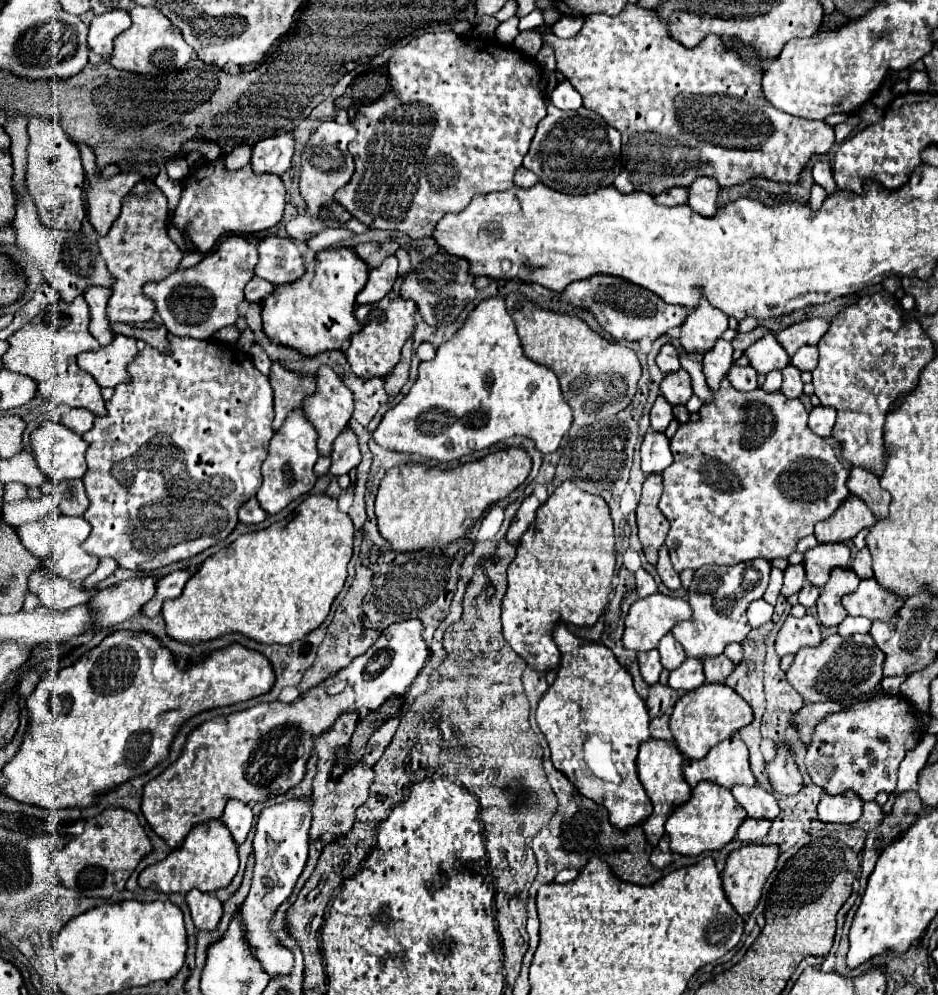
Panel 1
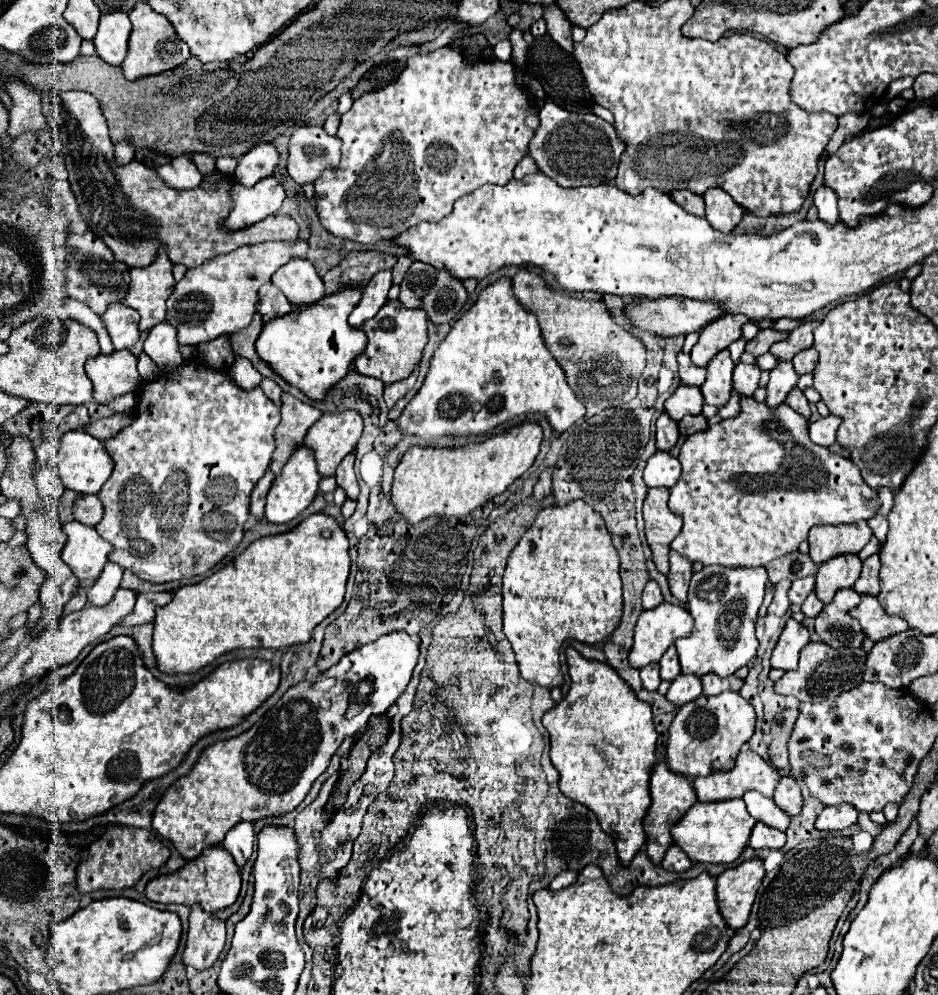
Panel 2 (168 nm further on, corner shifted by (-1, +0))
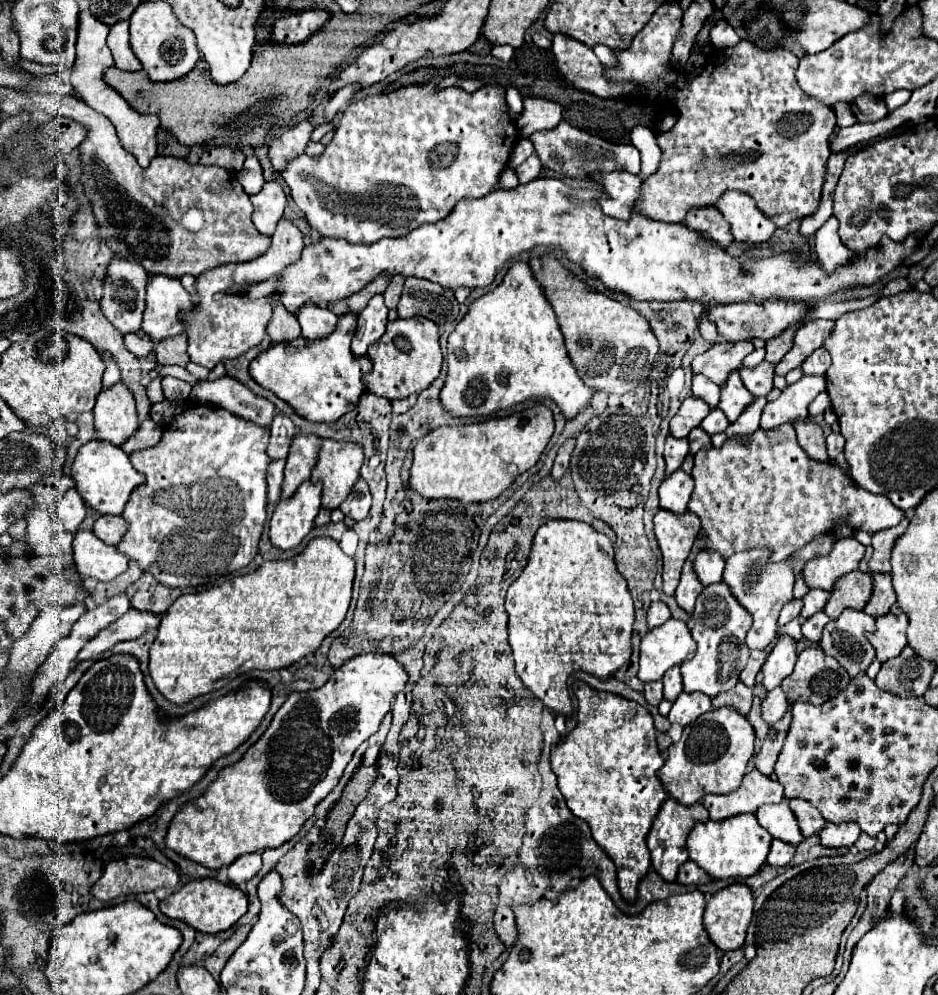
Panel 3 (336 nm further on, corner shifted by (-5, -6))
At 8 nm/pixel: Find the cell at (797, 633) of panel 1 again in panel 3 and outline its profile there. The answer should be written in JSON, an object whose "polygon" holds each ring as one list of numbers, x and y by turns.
{"polygon":[[780,636,780,640,776,642,774,650,770,652,770,656,762,666,764,688,772,690,780,686,782,680,792,674,796,658,798,658,798,640,794,640,792,636]]}

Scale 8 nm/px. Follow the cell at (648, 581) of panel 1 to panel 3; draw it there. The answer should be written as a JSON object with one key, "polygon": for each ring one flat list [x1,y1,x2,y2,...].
{"polygon":[[658,600,658,602,650,604,650,608,648,608,648,626,650,628,656,628,656,626,664,624,668,618,670,618,670,610,664,602]]}

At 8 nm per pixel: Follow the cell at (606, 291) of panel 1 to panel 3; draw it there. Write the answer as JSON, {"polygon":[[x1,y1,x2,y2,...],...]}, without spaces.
{"polygon":[[738,302,738,304,724,304,724,306,714,306,708,312,708,320,716,324,716,330,724,342,738,342,738,340,750,340,754,336,758,338,774,338,782,330,790,328,792,324,800,324,806,314,806,306,798,302]]}

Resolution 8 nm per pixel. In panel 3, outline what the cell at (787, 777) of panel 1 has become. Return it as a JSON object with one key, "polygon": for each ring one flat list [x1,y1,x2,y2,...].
{"polygon":[[792,798,792,802,788,802,788,806,796,814,796,820,798,820,804,836,812,836,826,826,824,818,820,818,820,812,810,802,804,802,802,798]]}

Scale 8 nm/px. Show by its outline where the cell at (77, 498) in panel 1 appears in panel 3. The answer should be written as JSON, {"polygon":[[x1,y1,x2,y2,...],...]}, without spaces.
{"polygon":[[100,516,98,520,94,520,92,532,102,538,106,544,116,546,120,542,120,538,126,532,126,522,120,516]]}

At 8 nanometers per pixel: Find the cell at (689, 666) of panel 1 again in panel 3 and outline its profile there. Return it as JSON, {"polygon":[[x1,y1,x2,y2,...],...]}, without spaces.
{"polygon":[[682,692,676,702,672,702,672,710,668,714,670,722,678,722,682,726,696,720,700,714,710,710,710,698,706,694,688,694]]}

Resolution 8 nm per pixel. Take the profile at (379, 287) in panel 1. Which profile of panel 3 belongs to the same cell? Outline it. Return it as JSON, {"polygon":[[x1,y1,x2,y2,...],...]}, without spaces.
{"polygon":[[376,294,368,302,368,306,358,314,358,328,352,338,352,352,354,356,362,356,368,352,372,342,378,342,386,330,388,322,388,308,384,304,384,296]]}

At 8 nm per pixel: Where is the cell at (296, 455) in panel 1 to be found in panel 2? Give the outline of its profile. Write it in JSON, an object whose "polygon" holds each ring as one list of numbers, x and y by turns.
{"polygon":[[300,446,300,450,296,450,288,464,284,466,282,474,274,480,268,498,266,498,266,512,264,518,272,524,288,524,290,520,294,520,304,508,310,506,310,502,314,500,316,492,318,492,318,482,320,482,320,474,316,470,316,462,312,460,312,452,308,452,308,448]]}

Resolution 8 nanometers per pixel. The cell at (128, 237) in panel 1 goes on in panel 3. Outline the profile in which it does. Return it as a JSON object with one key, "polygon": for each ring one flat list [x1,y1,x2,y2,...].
{"polygon":[[154,274,146,286,146,310,142,332,152,340,176,336,184,326,178,324,178,312,190,310,192,300,178,278]]}

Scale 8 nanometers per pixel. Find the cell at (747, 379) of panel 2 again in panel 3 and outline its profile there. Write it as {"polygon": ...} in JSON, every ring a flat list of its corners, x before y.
{"polygon":[[762,362,756,368,742,368,740,376,742,376,742,382,744,382,746,390,752,396,768,396,768,392,772,390,774,366,768,364,768,362]]}

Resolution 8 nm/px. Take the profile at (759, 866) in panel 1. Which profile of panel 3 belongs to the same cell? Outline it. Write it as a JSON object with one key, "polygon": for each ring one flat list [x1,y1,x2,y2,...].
{"polygon":[[734,882,712,894,704,912,704,928,710,940,722,952,740,948,752,920,752,910,754,892,746,884]]}

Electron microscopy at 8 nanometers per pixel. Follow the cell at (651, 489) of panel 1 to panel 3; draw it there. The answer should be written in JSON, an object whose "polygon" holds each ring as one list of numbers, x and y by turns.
{"polygon":[[660,508,654,516,654,534,664,558,664,592,674,594,684,560,692,550,692,542,700,532,700,520,692,512,684,514,668,514,668,510]]}

